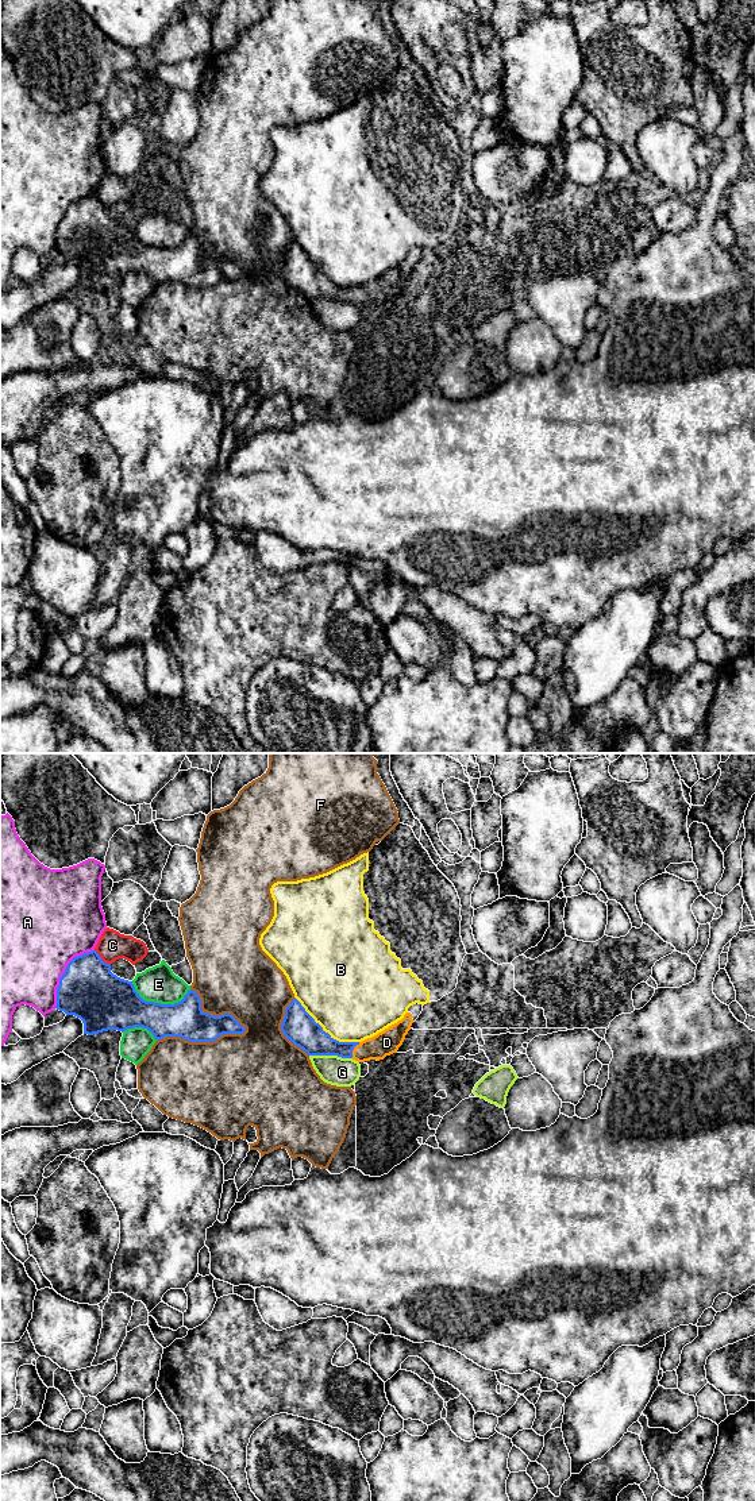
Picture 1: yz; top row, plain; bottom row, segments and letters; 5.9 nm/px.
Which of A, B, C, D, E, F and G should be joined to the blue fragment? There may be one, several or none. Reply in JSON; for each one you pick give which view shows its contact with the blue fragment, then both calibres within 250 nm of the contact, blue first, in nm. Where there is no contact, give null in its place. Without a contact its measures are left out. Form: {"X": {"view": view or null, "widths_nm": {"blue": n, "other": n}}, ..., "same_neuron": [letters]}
{"D": {"view": "yz", "widths_nm": {"blue": 170, "other": 150}}, "same_neuron": ["D"]}

